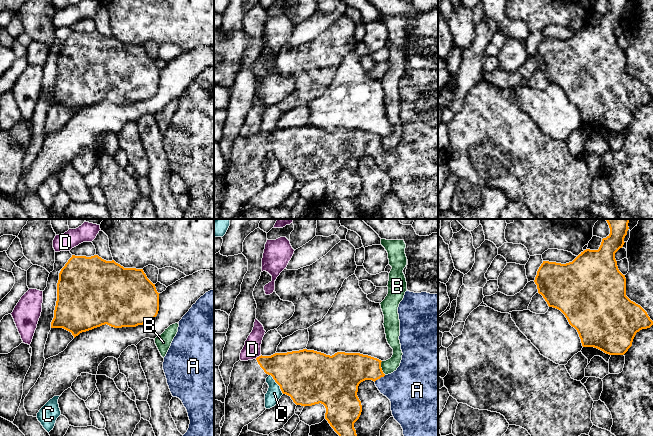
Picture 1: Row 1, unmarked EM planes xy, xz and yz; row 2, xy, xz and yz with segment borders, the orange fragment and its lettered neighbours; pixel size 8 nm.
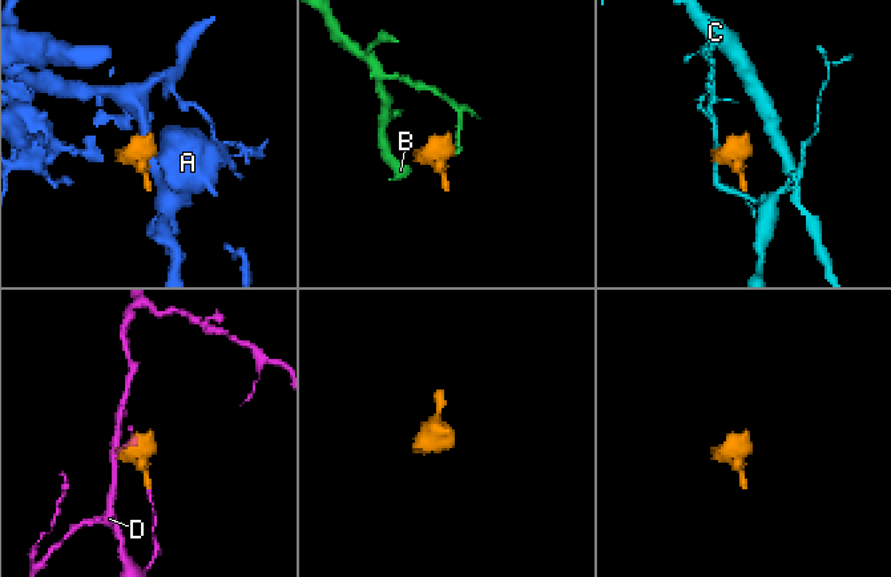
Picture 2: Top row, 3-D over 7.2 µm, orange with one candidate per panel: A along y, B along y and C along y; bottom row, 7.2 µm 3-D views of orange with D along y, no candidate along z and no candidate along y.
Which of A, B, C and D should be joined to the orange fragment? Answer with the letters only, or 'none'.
A

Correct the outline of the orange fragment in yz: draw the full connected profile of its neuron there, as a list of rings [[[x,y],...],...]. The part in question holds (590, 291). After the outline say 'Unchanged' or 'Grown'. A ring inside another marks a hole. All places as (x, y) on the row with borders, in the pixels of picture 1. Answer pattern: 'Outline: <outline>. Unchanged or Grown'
Outline: [[[606,219],[610,234],[602,239],[598,250],[586,249],[572,262],[566,264],[543,261],[534,280],[538,293],[543,296],[548,306],[560,310],[569,324],[577,330],[582,346],[597,348],[609,355],[624,355],[632,346],[636,333],[653,325],[647,312],[626,296],[626,278],[619,271],[615,259],[615,253],[625,243],[629,220]]]. Unchanged

